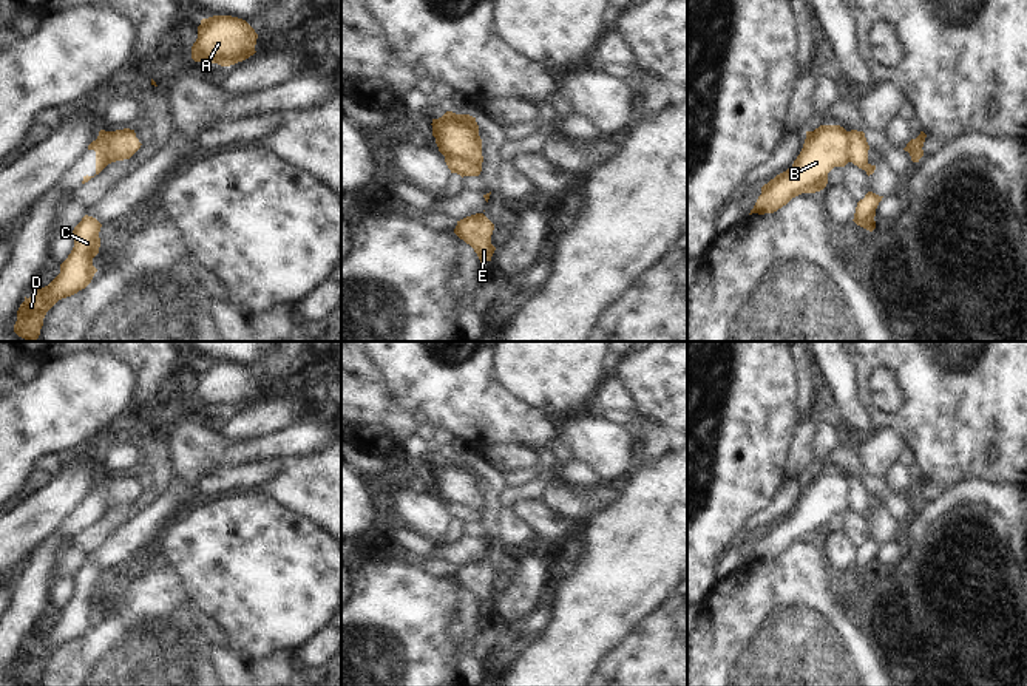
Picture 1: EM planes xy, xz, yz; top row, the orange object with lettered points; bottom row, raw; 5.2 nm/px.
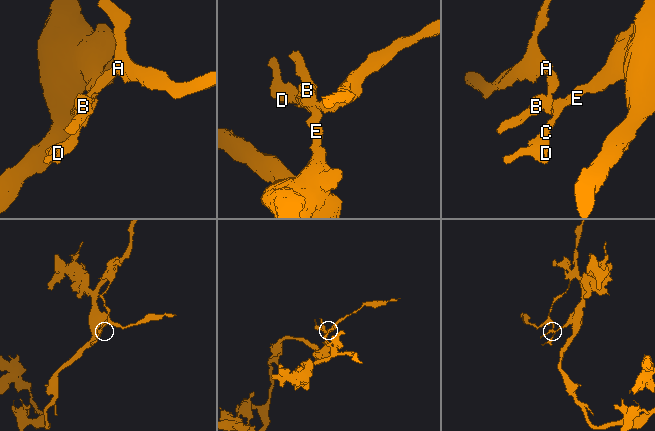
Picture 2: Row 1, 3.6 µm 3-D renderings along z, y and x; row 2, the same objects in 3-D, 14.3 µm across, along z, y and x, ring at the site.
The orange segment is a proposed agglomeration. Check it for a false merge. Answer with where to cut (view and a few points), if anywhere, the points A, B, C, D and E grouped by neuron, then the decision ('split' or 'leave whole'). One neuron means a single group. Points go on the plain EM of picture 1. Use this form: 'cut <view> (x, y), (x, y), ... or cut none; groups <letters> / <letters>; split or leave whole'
cut xy (107, 478), (108, 509); groups A / B C D E; split

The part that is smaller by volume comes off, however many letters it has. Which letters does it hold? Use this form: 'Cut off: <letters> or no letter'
Cut off: A

